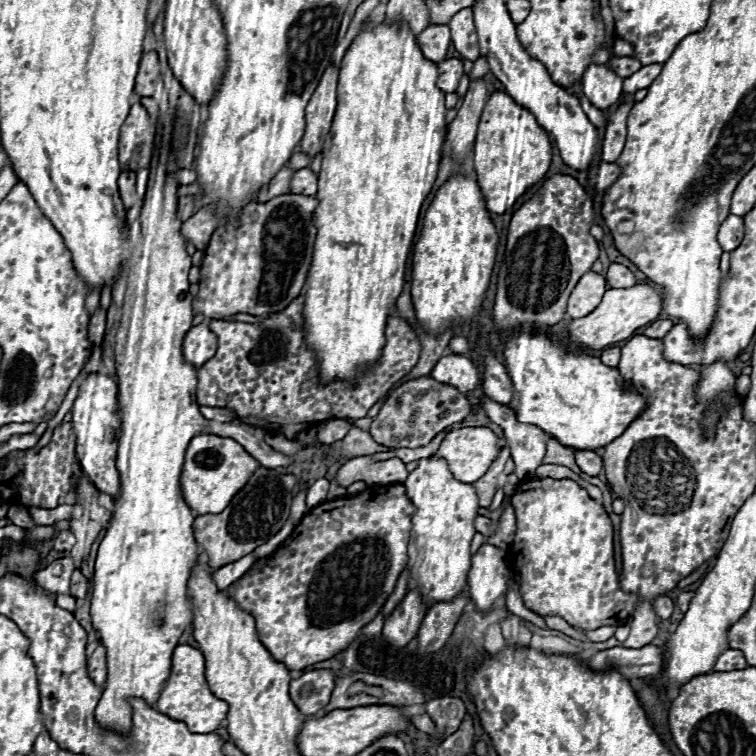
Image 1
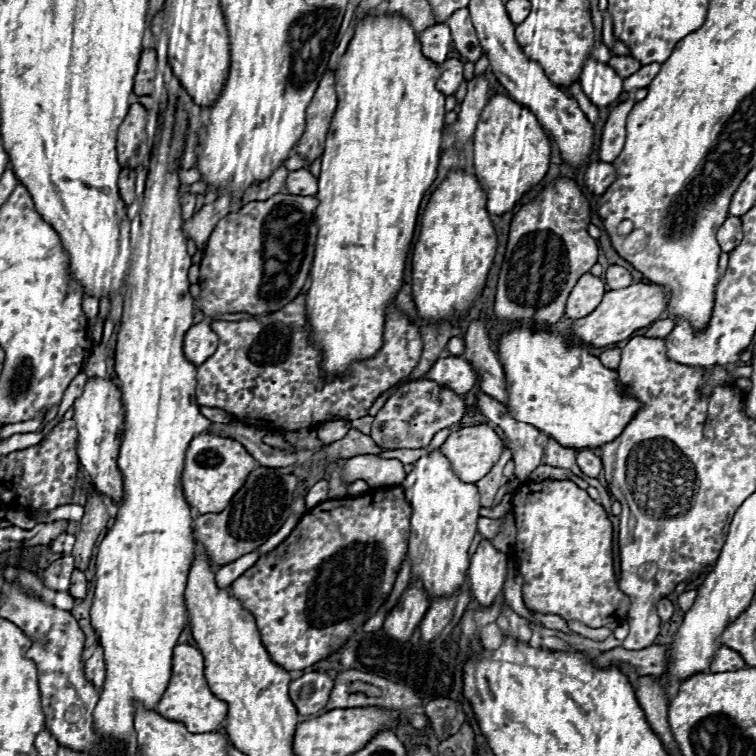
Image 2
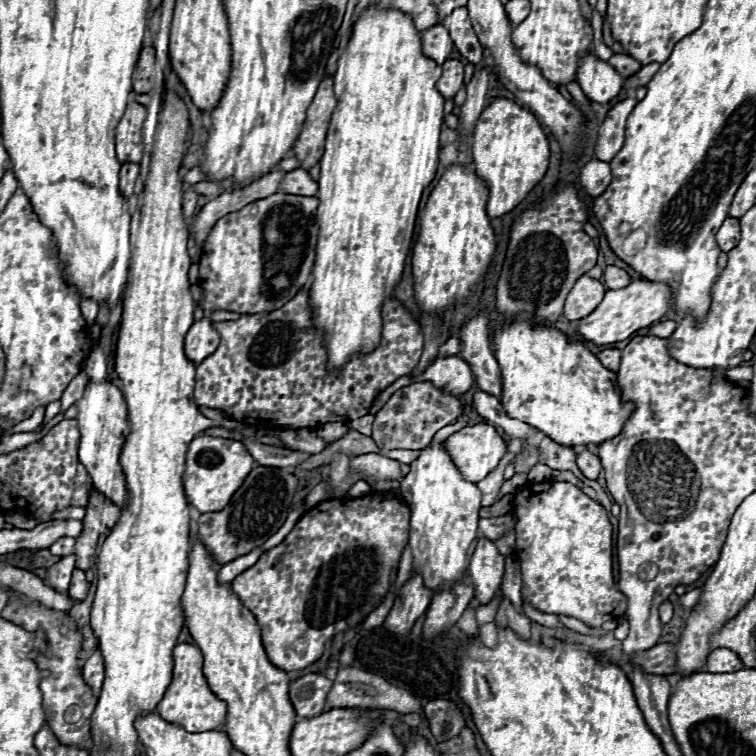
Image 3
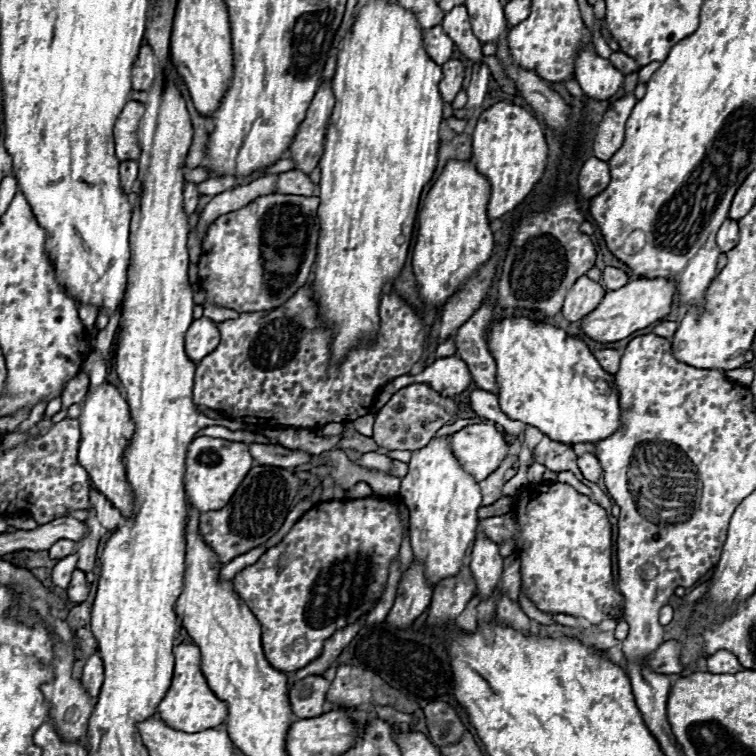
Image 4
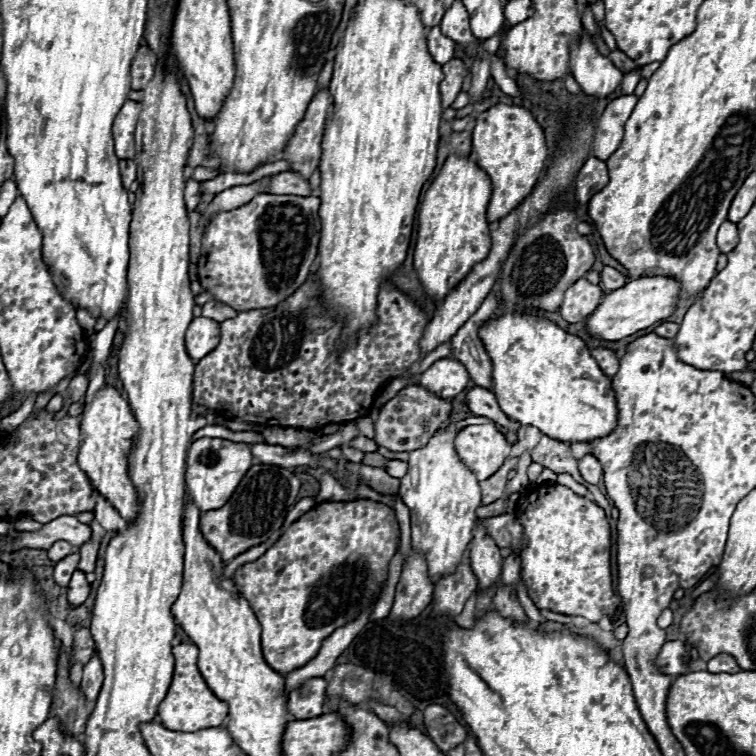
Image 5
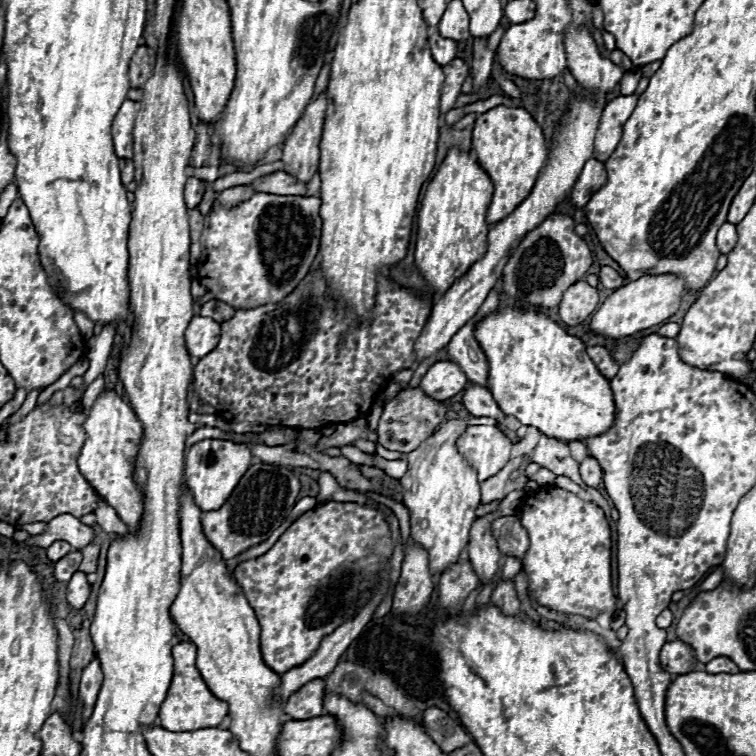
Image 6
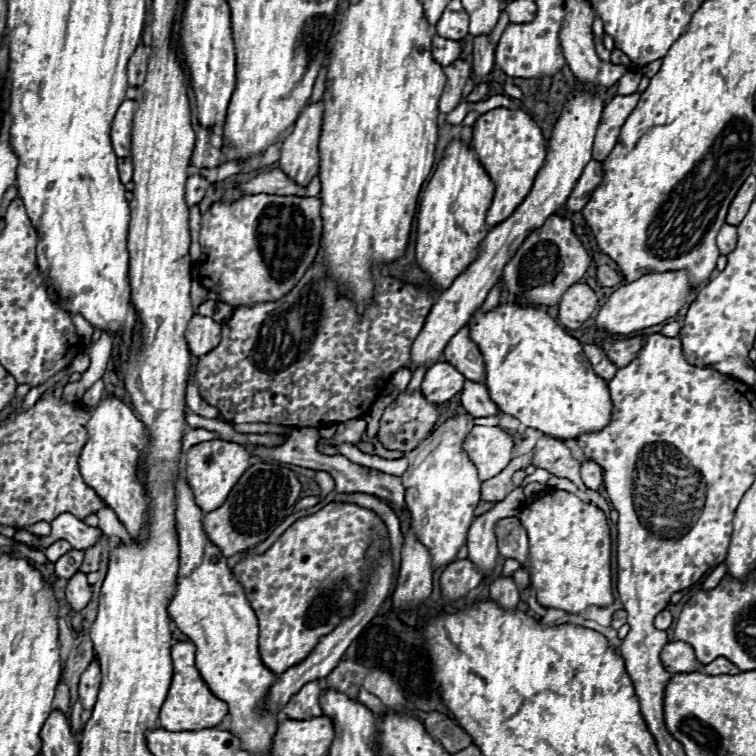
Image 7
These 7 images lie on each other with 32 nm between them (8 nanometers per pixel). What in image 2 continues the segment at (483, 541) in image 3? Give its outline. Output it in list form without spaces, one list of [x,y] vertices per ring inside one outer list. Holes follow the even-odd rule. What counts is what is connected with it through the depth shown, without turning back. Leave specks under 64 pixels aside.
[[[482,540],[468,568],[470,590],[480,608],[488,608],[504,592],[506,574],[506,554],[496,550],[488,540]]]

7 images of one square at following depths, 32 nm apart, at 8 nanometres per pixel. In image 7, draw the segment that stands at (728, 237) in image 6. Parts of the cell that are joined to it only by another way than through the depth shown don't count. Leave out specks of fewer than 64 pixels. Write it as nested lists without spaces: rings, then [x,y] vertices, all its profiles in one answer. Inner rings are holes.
[[[724,224],[718,232],[718,248],[720,254],[730,254],[736,248],[736,226]]]

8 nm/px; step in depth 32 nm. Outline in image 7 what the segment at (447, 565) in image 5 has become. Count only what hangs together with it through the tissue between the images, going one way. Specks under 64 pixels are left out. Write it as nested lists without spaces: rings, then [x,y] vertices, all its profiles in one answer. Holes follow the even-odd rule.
[[[470,414],[448,418],[406,456],[408,470],[402,476],[402,484],[406,488],[404,498],[412,516],[416,540],[428,548],[434,570],[456,560],[458,550],[466,546],[470,524],[476,518],[474,510],[480,502],[480,480],[476,468],[462,452],[462,440],[468,436],[472,426]]]

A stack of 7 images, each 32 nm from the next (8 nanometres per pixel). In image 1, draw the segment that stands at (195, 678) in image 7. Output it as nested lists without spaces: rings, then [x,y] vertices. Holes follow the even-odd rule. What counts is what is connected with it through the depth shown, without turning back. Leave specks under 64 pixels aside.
[[[176,646],[174,648],[174,656],[172,656],[172,672],[170,678],[166,680],[162,694],[156,702],[156,710],[170,716],[172,720],[180,720],[186,722],[190,732],[198,732],[198,734],[208,734],[220,728],[222,720],[226,718],[228,712],[228,704],[224,700],[218,700],[206,682],[204,676],[204,656],[198,648],[192,646]]]

